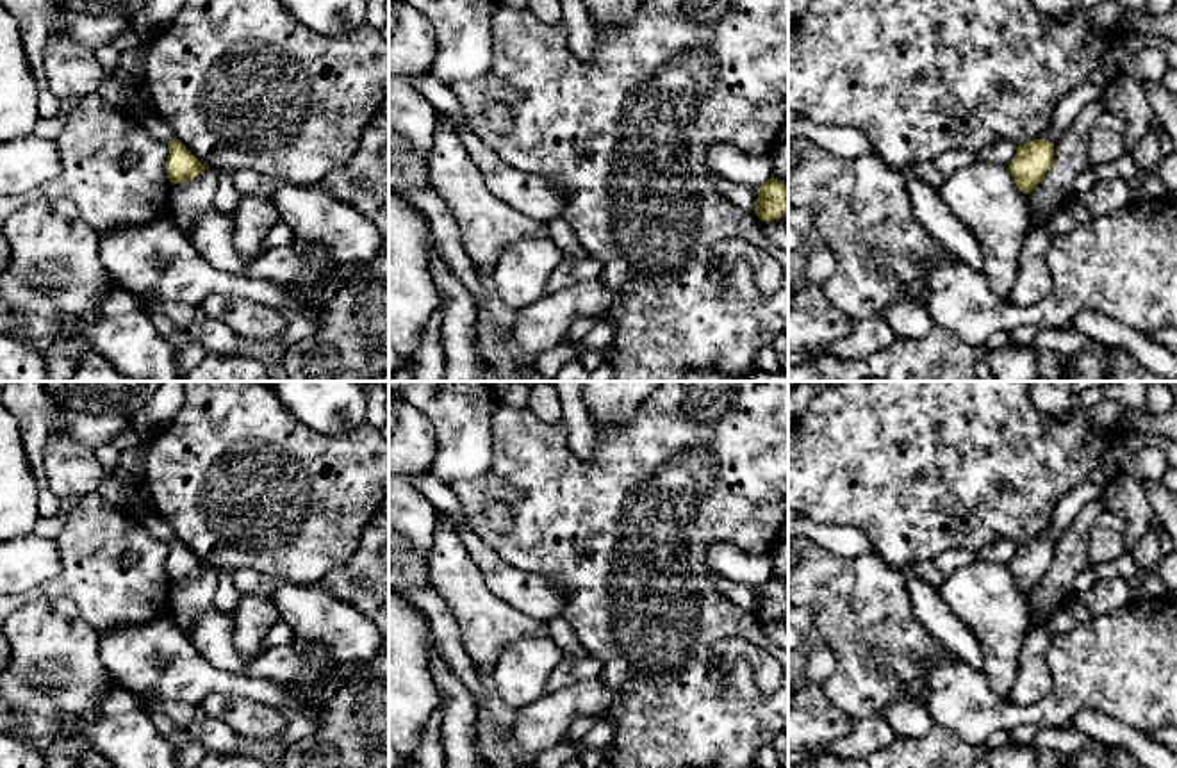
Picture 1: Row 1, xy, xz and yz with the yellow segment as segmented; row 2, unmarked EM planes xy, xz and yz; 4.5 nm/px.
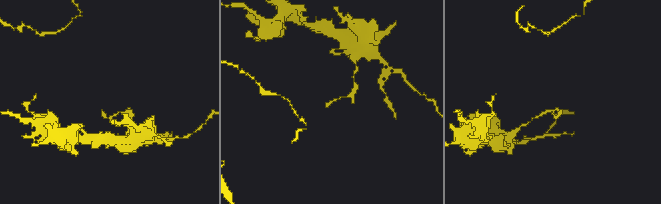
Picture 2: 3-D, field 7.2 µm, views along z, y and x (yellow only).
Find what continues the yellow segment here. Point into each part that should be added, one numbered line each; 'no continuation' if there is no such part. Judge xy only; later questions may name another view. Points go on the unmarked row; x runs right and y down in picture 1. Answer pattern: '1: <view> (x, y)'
1: xy (157, 526)

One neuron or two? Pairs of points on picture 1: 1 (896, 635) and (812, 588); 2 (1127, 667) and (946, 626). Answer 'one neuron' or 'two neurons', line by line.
1: one neuron
2: two neurons

